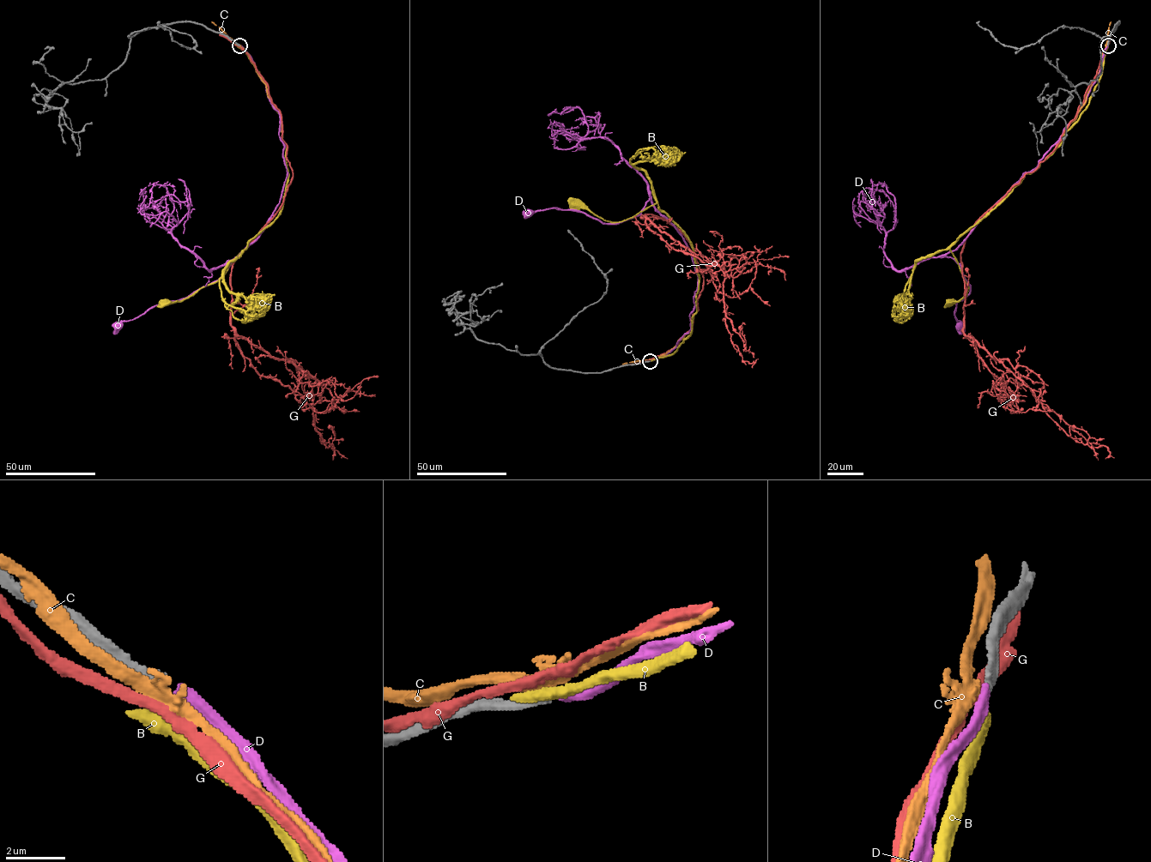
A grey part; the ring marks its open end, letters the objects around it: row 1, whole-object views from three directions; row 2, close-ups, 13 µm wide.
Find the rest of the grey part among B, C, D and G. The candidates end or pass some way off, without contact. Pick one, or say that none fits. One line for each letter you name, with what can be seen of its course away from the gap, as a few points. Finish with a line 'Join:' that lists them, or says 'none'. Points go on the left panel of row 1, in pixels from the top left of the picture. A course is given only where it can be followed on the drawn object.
D: Its course: (240, 45), (279, 113), (287, 177), (280, 203), (260, 235), (221, 277), (185, 298), (163, 302), (118, 324)
Join: D

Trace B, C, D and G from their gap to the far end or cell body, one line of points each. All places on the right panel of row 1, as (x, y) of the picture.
B: (1107, 46), (1102, 73), (1087, 107), (1065, 133), (1063, 142), (949, 248), (969, 287), (959, 300), (948, 302)
C: (1107, 45), (1099, 71), (1084, 105), (1063, 131)
D: (1107, 45), (1099, 76), (1060, 139), (954, 250), (939, 256), (958, 263), (970, 285), (956, 304), (958, 324)
G: (1107, 45), (1055, 149), (975, 223), (960, 254), (963, 332), (1066, 433), (1089, 437), (1071, 425), (1070, 436)

